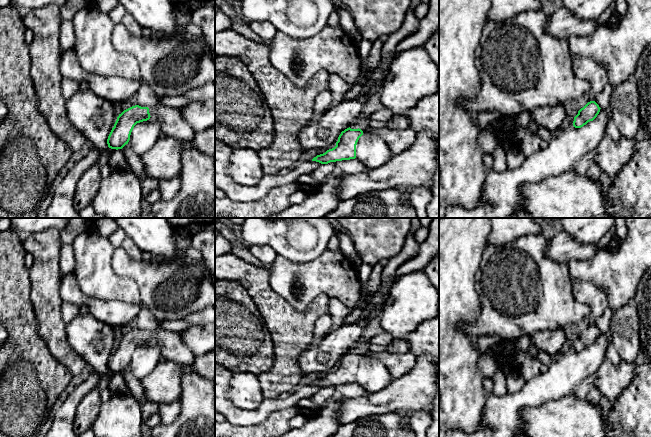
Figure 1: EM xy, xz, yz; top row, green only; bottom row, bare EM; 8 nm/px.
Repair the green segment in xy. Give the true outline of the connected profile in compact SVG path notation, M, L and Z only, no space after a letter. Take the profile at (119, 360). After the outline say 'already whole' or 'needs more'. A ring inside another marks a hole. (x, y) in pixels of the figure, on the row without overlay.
M135 329L124 334L117 341L108 360L108 371L122 373L128 368L134 350L147 344L156 346L166 360L180 364L182 367L180 414L173 423L168 425L160 423L151 429L152 437L215 437L215 383L203 378L192 369L195 356L183 342L181 333L164 329L155 332Z; needs more

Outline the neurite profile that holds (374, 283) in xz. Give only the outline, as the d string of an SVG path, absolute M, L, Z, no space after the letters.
M377 263L373 266L372 272L369 276L369 280L366 284L366 296L361 302L359 308L363 310L367 304L371 301L372 296L379 290L381 287L381 275L383 272L383 266L380 263Z

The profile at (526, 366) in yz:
M510 338L506 340L506 346L502 352L496 357L496 360L507 358L514 373L517 373L525 382L544 373L548 366L535 358L533 355L526 355L524 351L514 346L514 340Z

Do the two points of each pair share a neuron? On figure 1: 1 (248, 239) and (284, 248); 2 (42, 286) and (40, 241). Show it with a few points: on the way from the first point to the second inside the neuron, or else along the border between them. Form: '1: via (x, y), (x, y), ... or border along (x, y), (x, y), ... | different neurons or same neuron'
1: via (257, 238), (275, 239) | same neuron
2: via (42, 275), (42, 252) | same neuron

